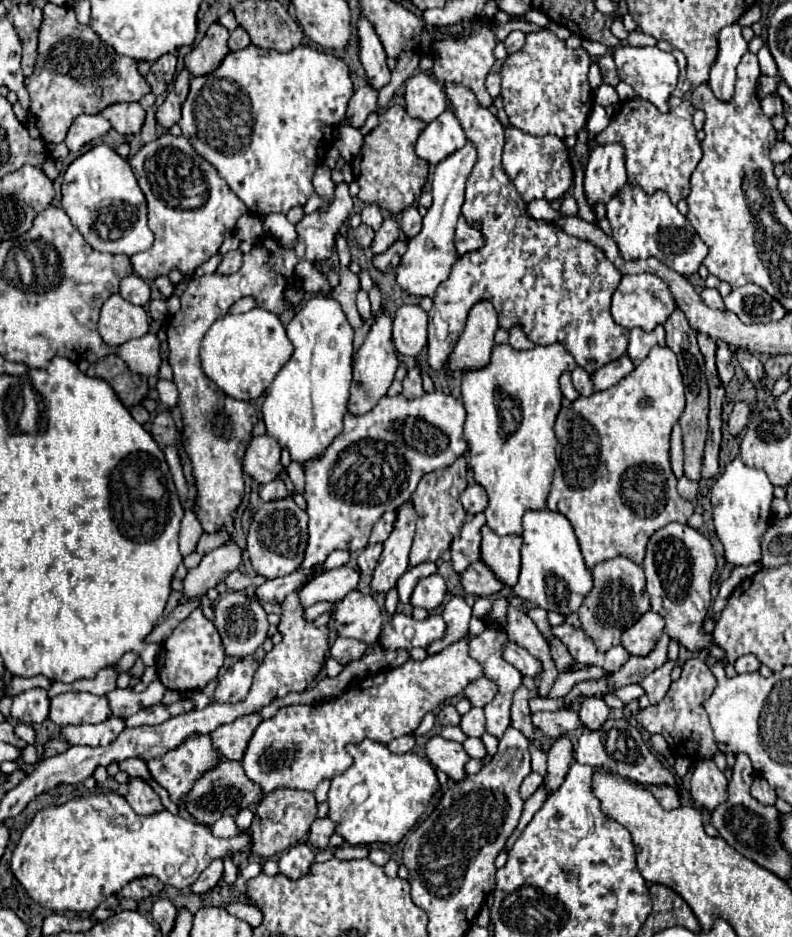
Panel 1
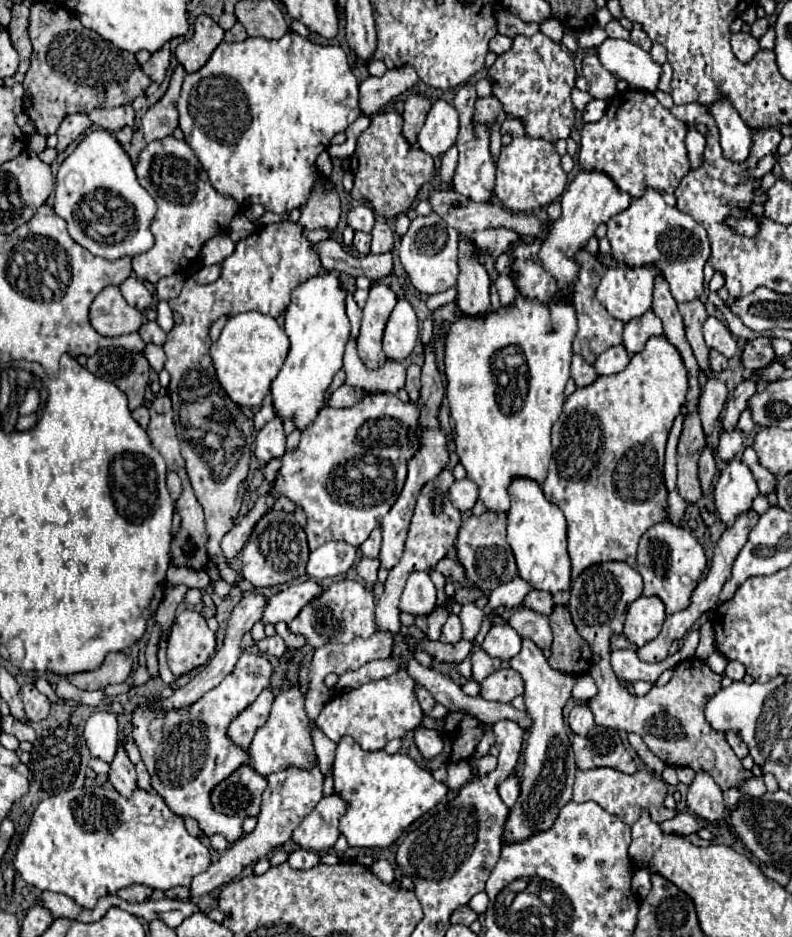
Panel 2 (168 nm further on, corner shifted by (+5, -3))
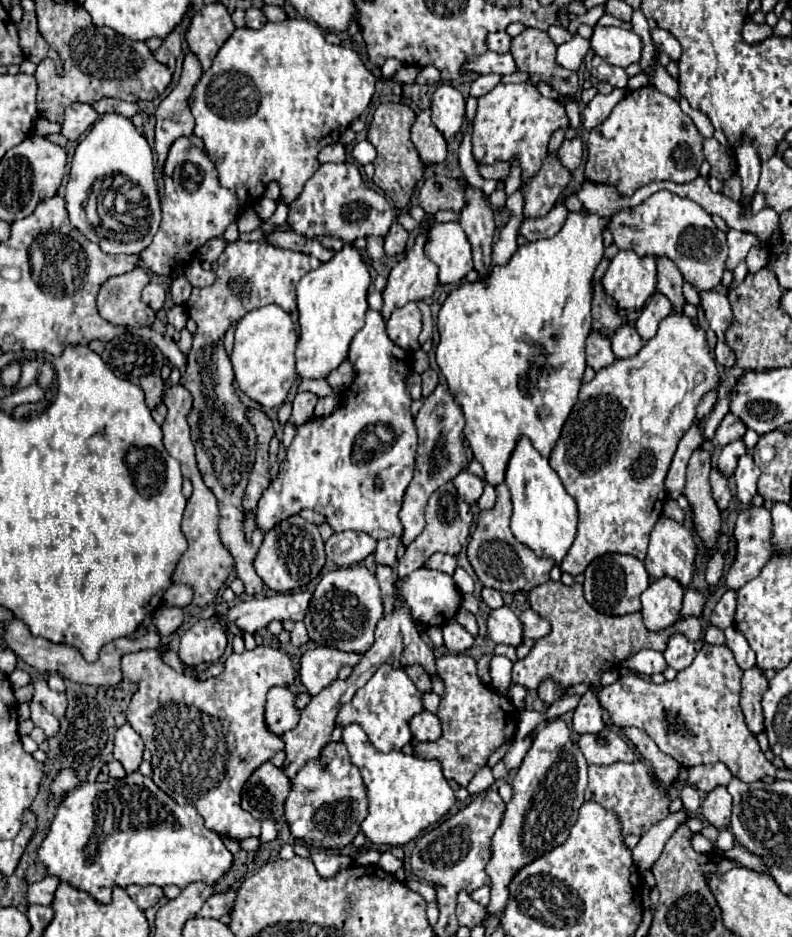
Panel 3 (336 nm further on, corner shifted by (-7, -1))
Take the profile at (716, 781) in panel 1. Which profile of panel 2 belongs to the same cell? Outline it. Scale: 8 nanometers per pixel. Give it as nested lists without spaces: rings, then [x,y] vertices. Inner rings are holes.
[[[696,772],[694,782],[688,786],[688,808],[702,820],[720,820],[726,814],[726,804],[720,786],[708,772]]]

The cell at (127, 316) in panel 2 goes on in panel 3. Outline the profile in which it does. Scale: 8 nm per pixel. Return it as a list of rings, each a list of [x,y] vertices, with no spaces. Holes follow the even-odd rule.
[[[136,266],[128,274],[108,278],[98,292],[98,312],[100,312],[100,316],[104,320],[112,322],[112,324],[118,324],[118,326],[152,326],[156,314],[150,306],[142,304],[142,300],[140,300],[140,292],[144,290],[144,286],[148,282],[150,282],[150,276],[142,266]]]

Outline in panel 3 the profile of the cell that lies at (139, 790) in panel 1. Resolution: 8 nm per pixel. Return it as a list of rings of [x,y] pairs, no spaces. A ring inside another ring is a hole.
[[[126,722],[116,730],[114,738],[114,758],[124,766],[126,774],[132,774],[138,770],[142,762],[144,744],[142,738],[132,730],[132,726]]]

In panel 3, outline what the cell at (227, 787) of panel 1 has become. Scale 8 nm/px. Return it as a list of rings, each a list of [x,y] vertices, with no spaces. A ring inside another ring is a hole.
[[[266,762],[246,782],[246,786],[242,790],[242,808],[248,810],[258,820],[268,818],[272,822],[278,822],[284,816],[284,802],[286,802],[288,790],[290,790],[290,780],[284,774],[284,770],[274,766],[272,762]]]

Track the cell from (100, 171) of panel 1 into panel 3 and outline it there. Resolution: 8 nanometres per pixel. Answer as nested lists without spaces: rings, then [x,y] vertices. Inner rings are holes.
[[[102,114],[90,128],[90,132],[80,140],[72,164],[70,164],[70,176],[66,186],[66,208],[70,214],[70,222],[92,242],[96,242],[102,252],[108,254],[140,254],[154,238],[158,226],[160,226],[160,196],[158,196],[158,184],[154,180],[154,164],[152,164],[152,150],[146,142],[146,138],[136,130],[130,118],[124,118],[120,114]],[[114,176],[114,190],[124,194],[128,200],[128,222],[126,232],[110,232],[108,236],[100,234],[96,228],[90,226],[84,202],[92,190],[92,184],[96,180],[110,180]]]

